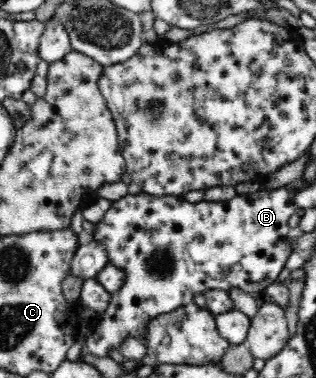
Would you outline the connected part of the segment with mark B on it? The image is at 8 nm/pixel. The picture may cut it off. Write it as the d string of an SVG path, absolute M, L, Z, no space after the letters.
M281 186L275 189L251 187L245 194L234 196L228 201L191 203L178 195L153 196L146 192L126 194L111 203L103 220L96 224L92 236L95 242L107 251L108 263L125 271L125 282L111 295L110 303L100 314L98 323L91 326L91 332L84 343L84 353L107 358L113 348L121 348L123 340L134 336L145 341L147 322L161 314L187 306L195 294L207 290L240 288L247 294L261 299L266 288L277 280L287 258L293 252L292 230L287 223L295 214L296 191Z

